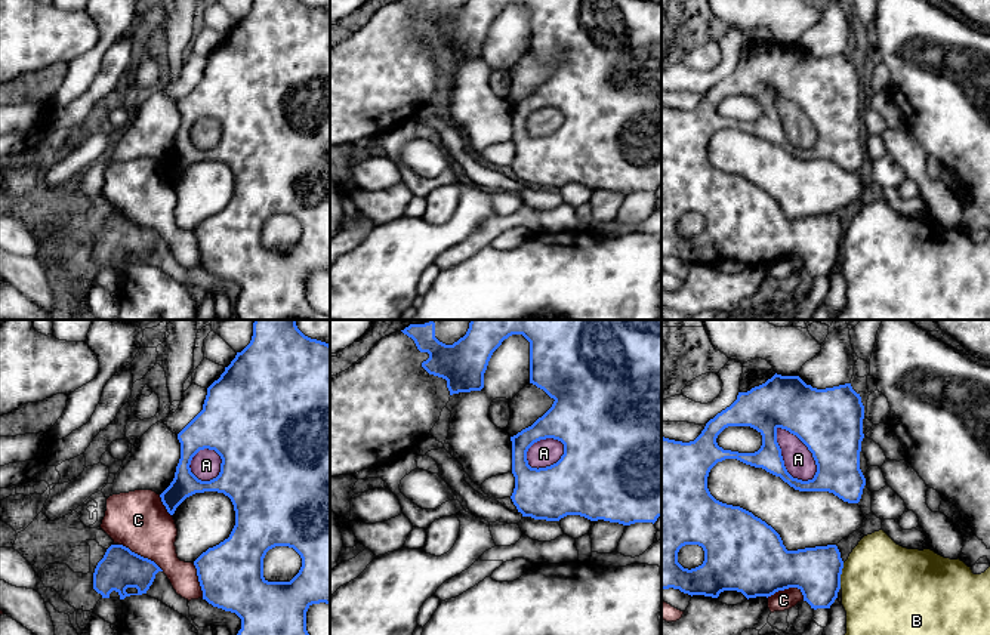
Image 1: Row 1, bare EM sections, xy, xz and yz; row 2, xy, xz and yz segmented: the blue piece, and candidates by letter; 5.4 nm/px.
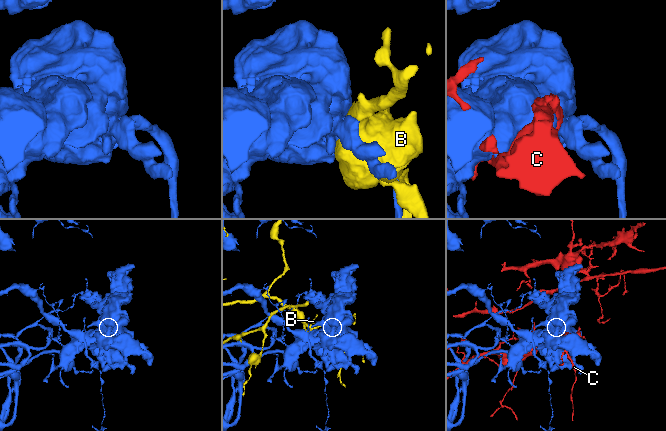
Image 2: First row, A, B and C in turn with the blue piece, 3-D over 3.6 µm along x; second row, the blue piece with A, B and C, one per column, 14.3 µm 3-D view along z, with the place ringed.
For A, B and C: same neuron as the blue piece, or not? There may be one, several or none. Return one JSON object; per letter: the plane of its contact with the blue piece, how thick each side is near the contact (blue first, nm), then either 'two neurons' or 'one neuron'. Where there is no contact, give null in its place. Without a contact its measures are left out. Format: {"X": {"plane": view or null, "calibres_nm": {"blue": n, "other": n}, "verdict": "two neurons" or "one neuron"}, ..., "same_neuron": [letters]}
{"A": {"plane": "yz", "calibres_nm": {"blue": 220, "other": 160}, "verdict": "two neurons"}, "B": {"plane": "yz", "calibres_nm": {"blue": 260, "other": 460}, "verdict": "two neurons"}, "C": {"plane": "xy", "calibres_nm": {"blue": 220, "other": 320}, "verdict": "two neurons"}, "same_neuron": []}

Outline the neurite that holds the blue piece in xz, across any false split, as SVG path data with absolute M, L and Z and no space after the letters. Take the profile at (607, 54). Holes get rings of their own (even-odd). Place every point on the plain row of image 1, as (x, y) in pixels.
M403 0L411 6L420 21L428 21L429 27L422 31L422 36L434 44L447 49L450 64L459 61L481 59L484 56L484 41L493 21L502 13L505 7L512 3L522 3L530 10L530 52L543 58L553 67L552 75L539 86L531 95L522 98L511 105L512 110L512 142L515 145L515 157L511 164L513 173L522 185L534 188L559 189L567 184L580 184L590 189L610 189L623 194L635 191L656 191L661 185L661 0L466 0L453 13L445 13L435 6L435 0ZM546 107L558 108L564 112L564 123L561 127L546 136L531 136L527 129L528 117Z

